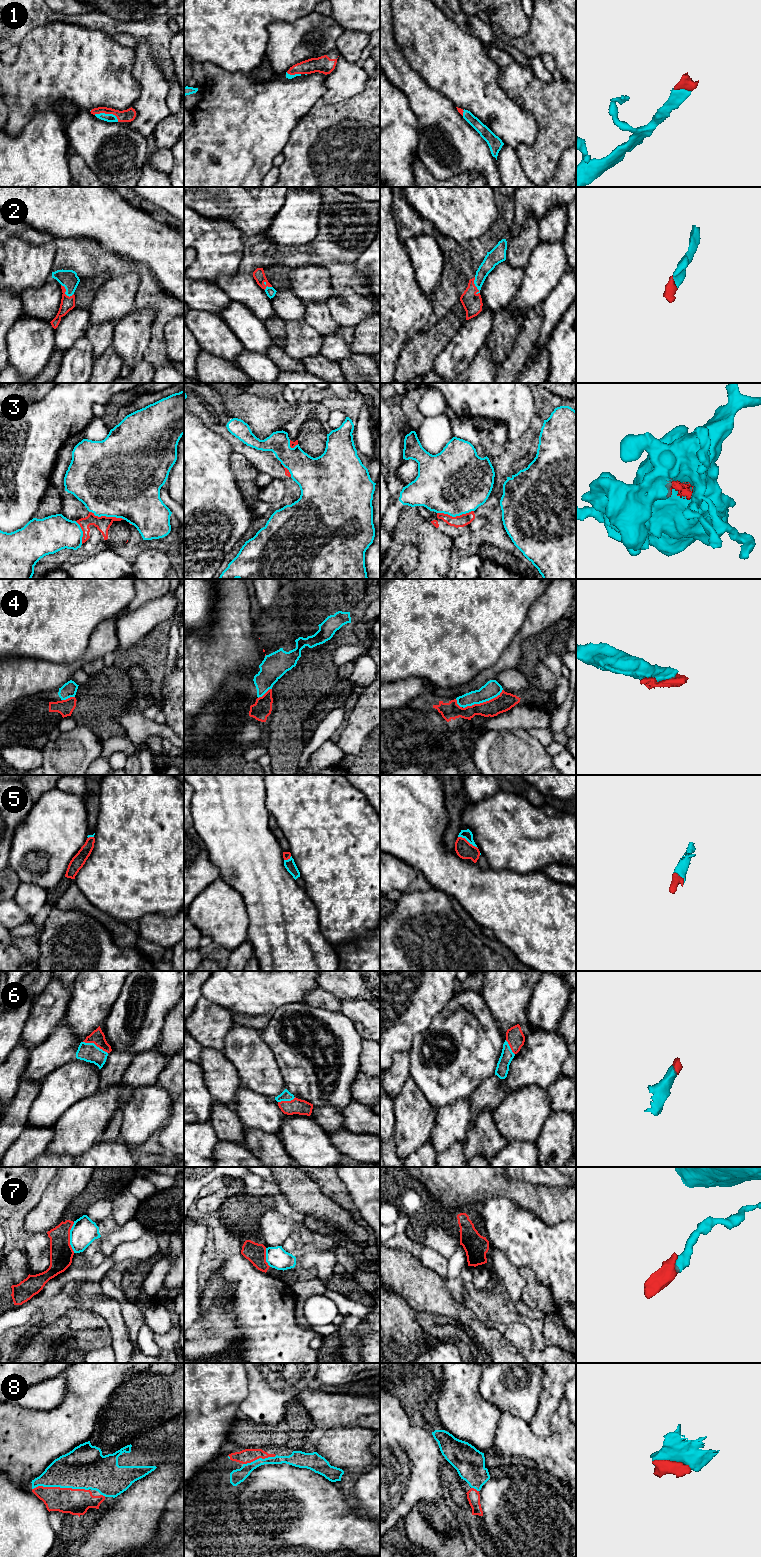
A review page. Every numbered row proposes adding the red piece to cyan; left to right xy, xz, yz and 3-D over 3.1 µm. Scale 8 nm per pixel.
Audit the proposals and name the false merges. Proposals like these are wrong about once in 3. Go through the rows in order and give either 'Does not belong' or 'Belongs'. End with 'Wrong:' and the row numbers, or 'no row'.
1: Belongs
2: Belongs
3: Does not belong
4: Does not belong
5: Belongs
6: Belongs
7: Does not belong
8: Belongs
Wrong: 3, 4, 7

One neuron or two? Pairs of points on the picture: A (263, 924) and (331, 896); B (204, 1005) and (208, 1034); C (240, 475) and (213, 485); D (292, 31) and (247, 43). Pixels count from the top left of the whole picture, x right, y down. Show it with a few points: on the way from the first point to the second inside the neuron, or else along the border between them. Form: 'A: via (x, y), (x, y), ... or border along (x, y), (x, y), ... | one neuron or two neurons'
A: border along (303, 888), (317, 911), (318, 923), (320, 925) | two neurons
B: via (206, 1012), (208, 1027) | one neuron
C: border along (233, 473), (235, 483), (244, 499) | two neurons
D: border along (287, 22), (271, 22), (267, 26), (265, 56) | two neurons

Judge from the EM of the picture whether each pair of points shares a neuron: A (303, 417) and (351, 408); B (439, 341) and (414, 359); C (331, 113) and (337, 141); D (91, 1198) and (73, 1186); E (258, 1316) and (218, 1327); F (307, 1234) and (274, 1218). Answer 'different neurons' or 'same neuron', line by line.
A: same neuron
B: same neuron
C: same neuron
D: different neurons
E: same neuron
F: same neuron

